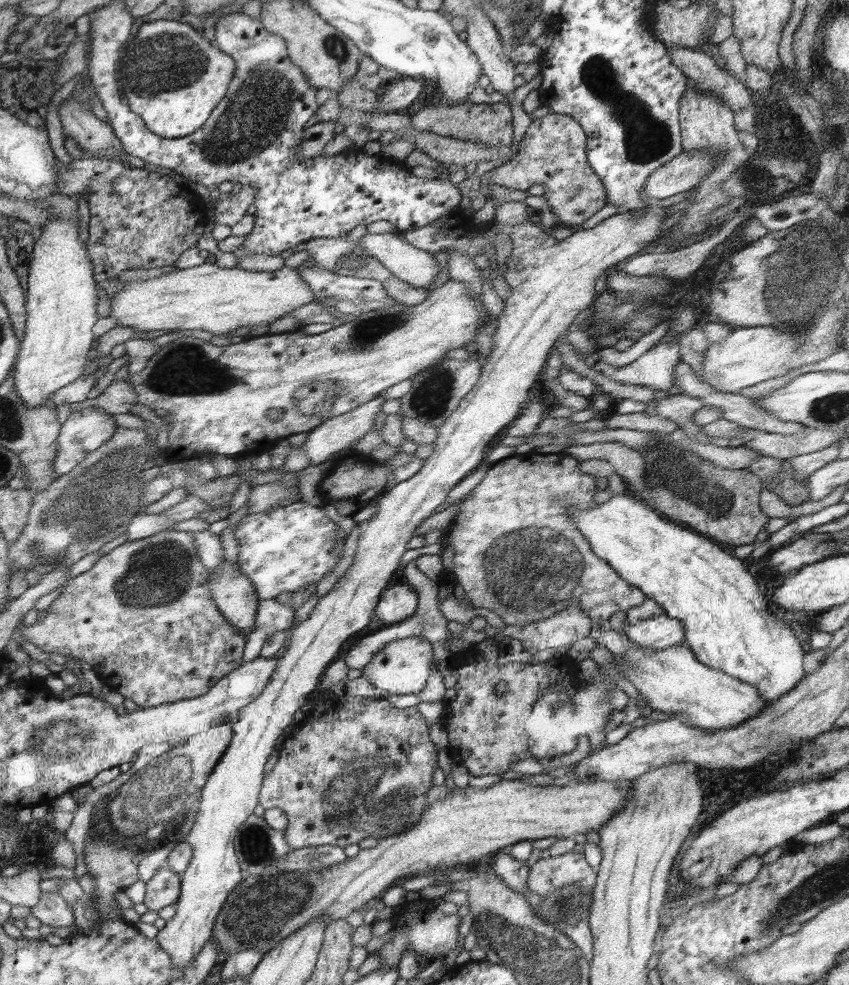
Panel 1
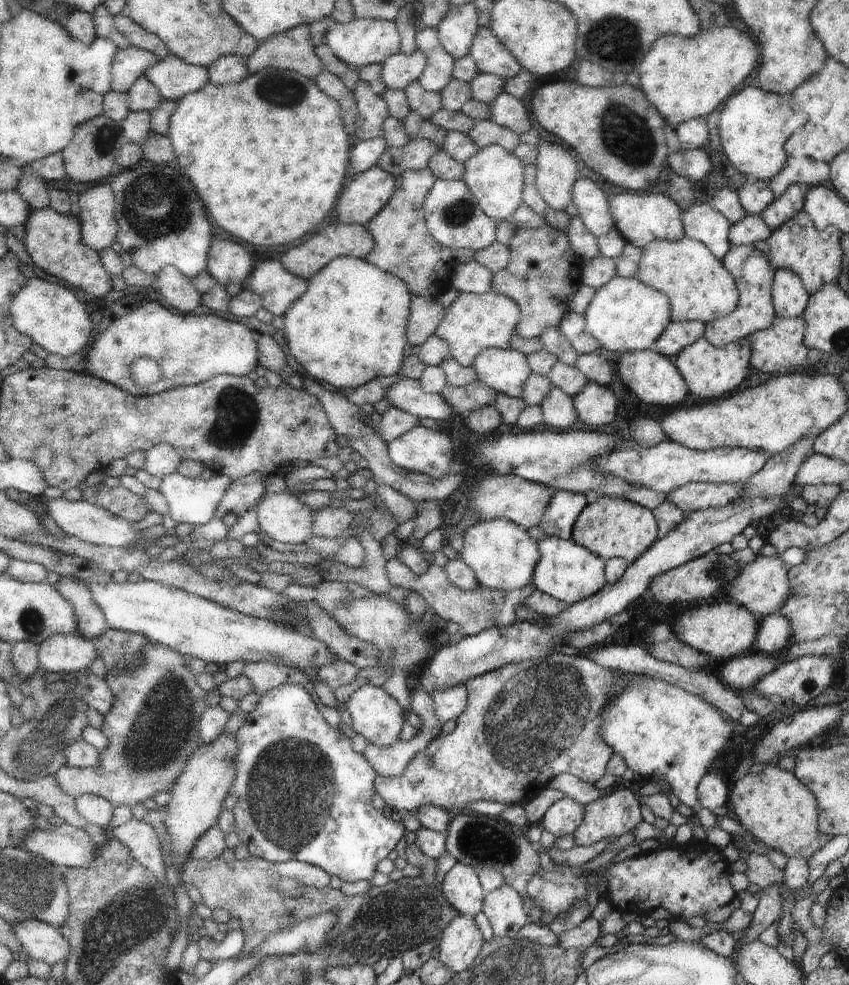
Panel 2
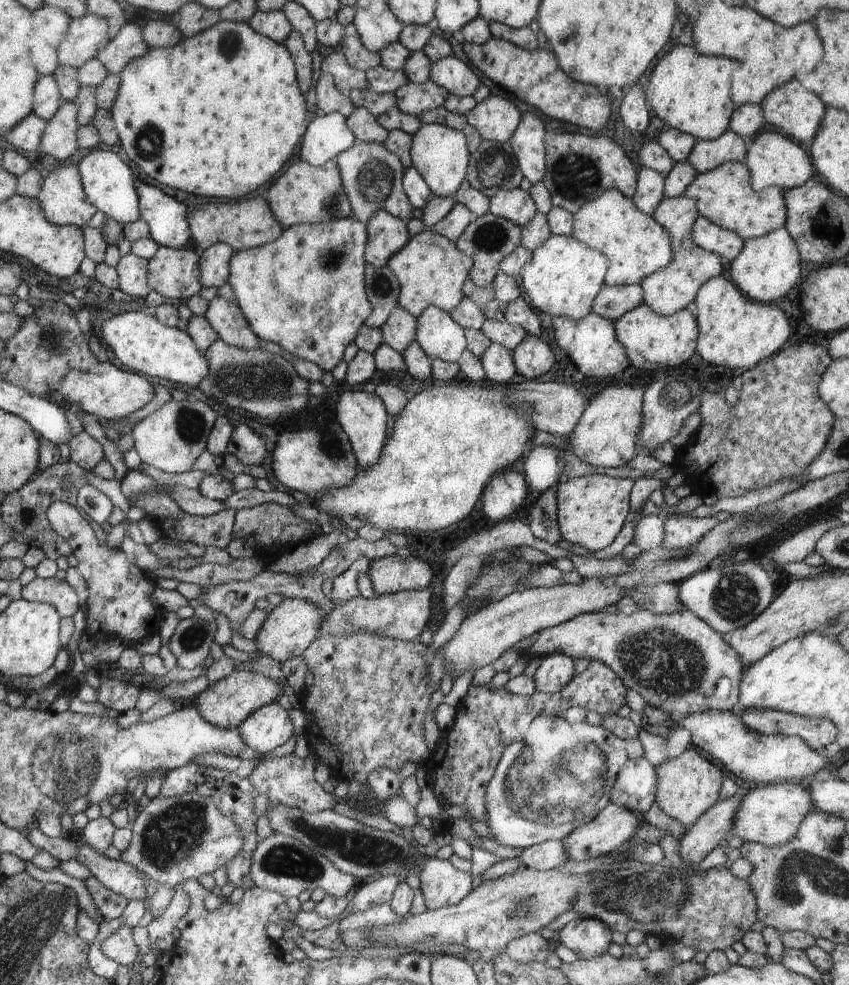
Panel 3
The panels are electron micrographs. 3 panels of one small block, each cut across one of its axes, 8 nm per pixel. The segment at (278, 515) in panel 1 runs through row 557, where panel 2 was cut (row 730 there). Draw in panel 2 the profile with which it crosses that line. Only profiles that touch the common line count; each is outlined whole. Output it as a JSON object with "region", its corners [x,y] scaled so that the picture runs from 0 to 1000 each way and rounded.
{"region":[[[331,694],[325,698],[319,698],[318,703],[311,703],[306,707],[304,717],[297,723],[289,725],[287,735],[274,747],[280,751],[280,768],[278,770],[279,790],[272,806],[276,806],[283,812],[276,821],[278,826],[276,844],[282,849],[282,853],[290,857],[290,861],[297,869],[327,877],[337,877],[342,873],[362,874],[363,877],[379,881],[389,889],[398,889],[405,895],[422,895],[422,893],[438,891],[448,873],[452,873],[466,861],[466,857],[473,853],[473,849],[478,847],[473,832],[457,830],[457,828],[450,826],[448,821],[443,822],[438,818],[438,808],[443,806],[441,800],[441,792],[444,792],[445,788],[443,782],[438,780],[428,765],[419,765],[415,761],[410,747],[405,747],[400,741],[393,741],[393,739],[386,737],[386,733],[375,723],[372,713],[367,711],[367,707],[358,701],[357,696]]]}

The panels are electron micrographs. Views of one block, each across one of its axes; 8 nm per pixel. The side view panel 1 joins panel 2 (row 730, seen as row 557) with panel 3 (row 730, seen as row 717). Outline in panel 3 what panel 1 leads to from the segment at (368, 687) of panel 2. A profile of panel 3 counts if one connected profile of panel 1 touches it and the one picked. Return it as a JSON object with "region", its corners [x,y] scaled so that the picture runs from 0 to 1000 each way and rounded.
{"region":[[[330,712],[309,717],[279,738],[285,752],[306,765],[320,764],[344,747],[344,731]]]}

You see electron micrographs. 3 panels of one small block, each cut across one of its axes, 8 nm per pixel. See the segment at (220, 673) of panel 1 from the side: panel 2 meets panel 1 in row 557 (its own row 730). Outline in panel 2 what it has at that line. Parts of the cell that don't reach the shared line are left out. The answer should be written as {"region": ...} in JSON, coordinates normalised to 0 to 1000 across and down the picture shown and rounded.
{"region":[[[180,651],[165,660],[165,666],[170,674],[151,684],[125,682],[122,686],[125,696],[130,696],[134,705],[134,715],[130,723],[120,725],[121,736],[118,741],[127,749],[127,756],[115,762],[118,776],[113,780],[77,777],[65,785],[68,798],[88,811],[97,806],[113,807],[135,819],[158,819],[164,814],[181,812],[184,806],[203,802],[205,794],[221,777],[224,766],[236,757],[236,729],[243,722],[243,709],[238,707],[243,707],[243,703],[233,698],[229,684],[219,676],[219,670],[212,663]]]}

